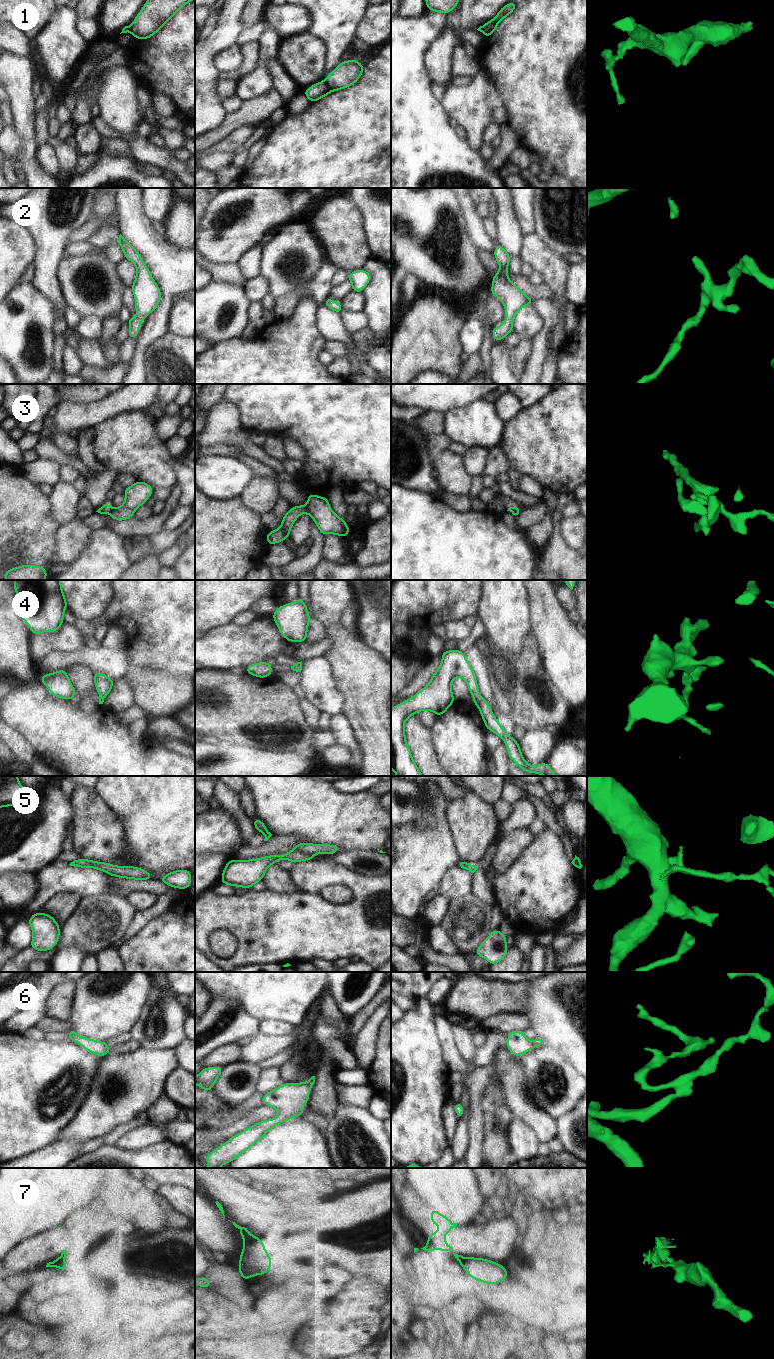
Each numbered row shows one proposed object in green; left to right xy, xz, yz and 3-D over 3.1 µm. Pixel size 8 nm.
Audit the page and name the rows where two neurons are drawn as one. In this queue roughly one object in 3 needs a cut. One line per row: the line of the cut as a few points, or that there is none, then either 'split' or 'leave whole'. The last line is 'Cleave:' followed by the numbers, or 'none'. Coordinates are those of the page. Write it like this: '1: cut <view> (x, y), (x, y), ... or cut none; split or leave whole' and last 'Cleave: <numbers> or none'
1: cut xz (324, 80), (331, 91); split
2: cut none; leave whole
3: cut xz (304, 506), (307, 512); split
4: cut none; leave whole
5: cut xz (292, 849), (298, 852), (313, 854); split
6: cut none; leave whole
7: cut xz (258, 1238), (244, 1246); split
Cleave: 1, 3, 5, 7

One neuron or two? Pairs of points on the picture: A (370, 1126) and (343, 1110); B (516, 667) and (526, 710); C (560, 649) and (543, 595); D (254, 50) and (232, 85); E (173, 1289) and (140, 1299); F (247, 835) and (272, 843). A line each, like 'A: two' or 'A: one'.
A: one
B: one
C: one
D: one
E: one
F: two

